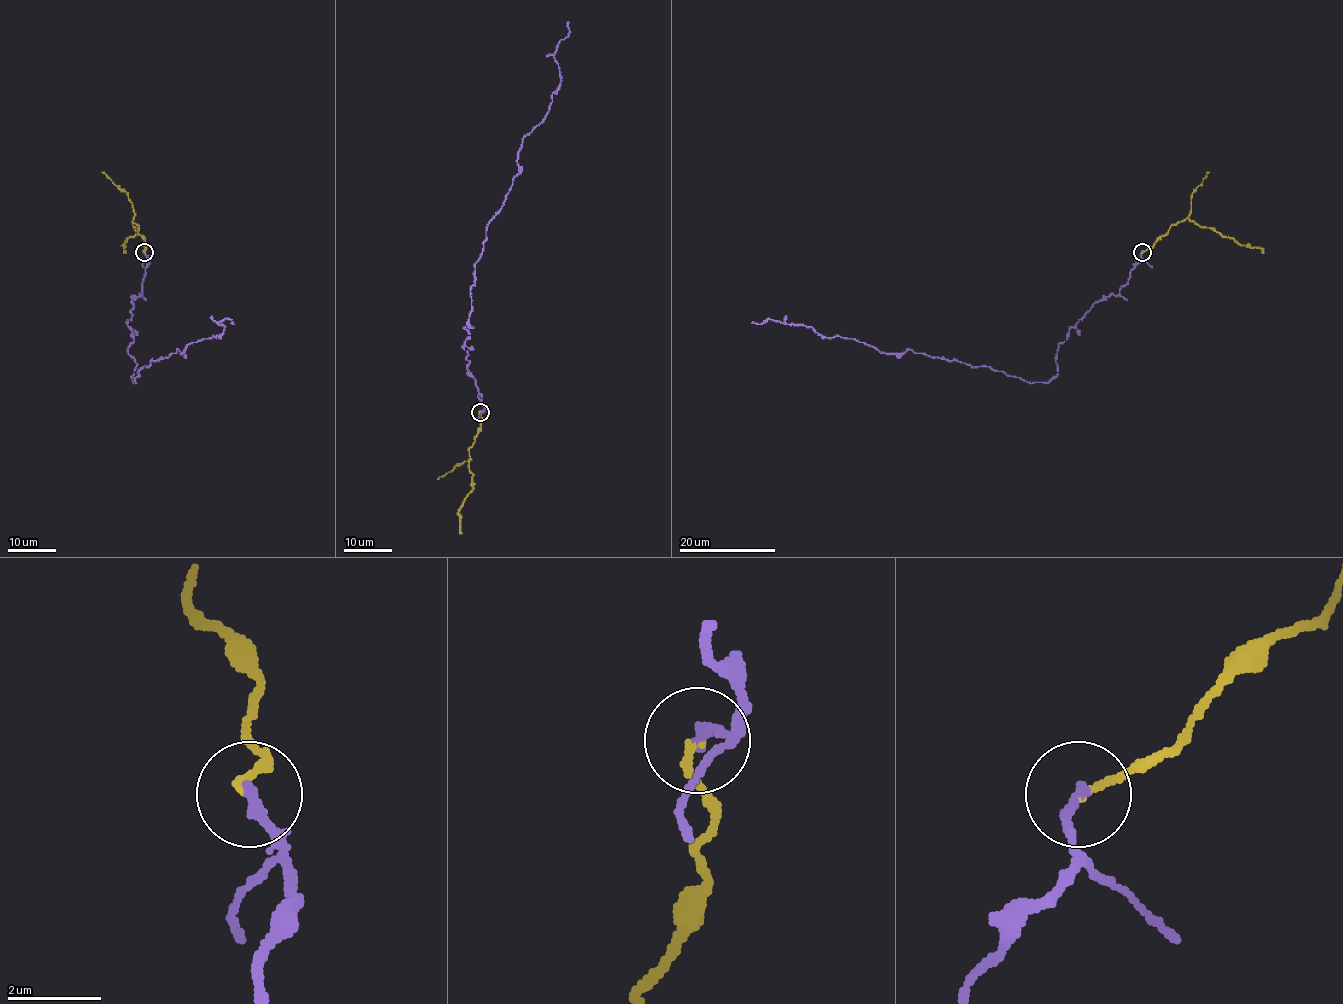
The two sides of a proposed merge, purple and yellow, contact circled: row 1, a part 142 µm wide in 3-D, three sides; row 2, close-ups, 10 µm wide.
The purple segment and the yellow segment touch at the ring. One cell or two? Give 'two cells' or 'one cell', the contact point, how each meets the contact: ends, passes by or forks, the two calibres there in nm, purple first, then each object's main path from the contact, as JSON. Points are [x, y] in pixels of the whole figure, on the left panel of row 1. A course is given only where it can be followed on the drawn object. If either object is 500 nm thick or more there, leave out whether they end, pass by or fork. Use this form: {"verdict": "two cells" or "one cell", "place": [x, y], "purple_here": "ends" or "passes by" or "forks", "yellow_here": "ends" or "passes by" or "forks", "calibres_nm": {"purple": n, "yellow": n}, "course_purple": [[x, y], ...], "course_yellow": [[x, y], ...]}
{"verdict": "one cell", "place": [144, 252], "purple_here": "ends", "yellow_here": "ends", "calibres_nm": {"purple": 240, "yellow": 160}, "course_purple": [[144, 252], [142, 293], [132, 301], [128, 319], [133, 382], [150, 361], [219, 336], [221, 320], [232, 323]], "course_yellow": [[144, 252], [145, 239], [138, 232], [139, 226], [133, 221], [134, 218], [136, 232], [122, 244], [126, 253]]}

